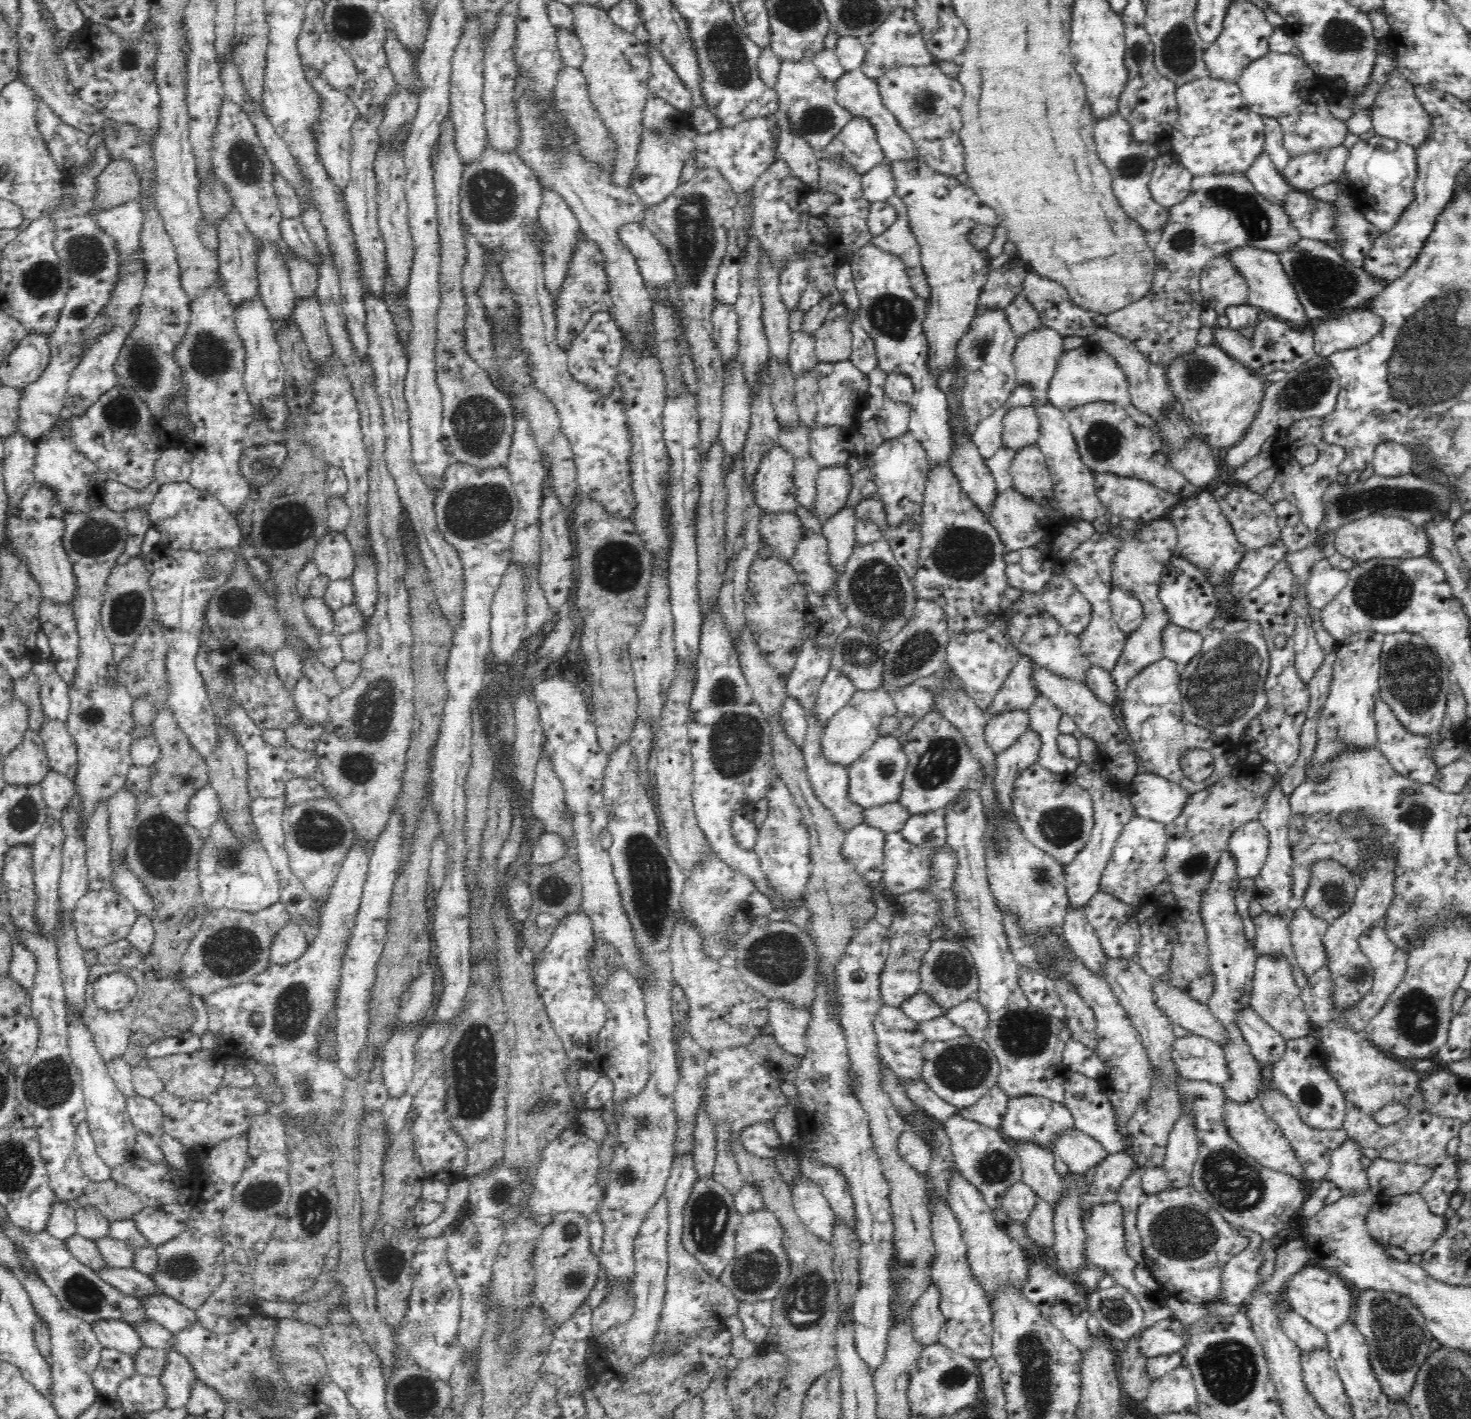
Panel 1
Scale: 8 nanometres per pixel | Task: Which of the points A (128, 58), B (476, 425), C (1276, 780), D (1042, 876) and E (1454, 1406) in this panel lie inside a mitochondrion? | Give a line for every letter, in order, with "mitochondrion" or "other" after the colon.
A: mitochondrion
B: mitochondrion
C: other
D: mitochondrion
E: mitochondrion

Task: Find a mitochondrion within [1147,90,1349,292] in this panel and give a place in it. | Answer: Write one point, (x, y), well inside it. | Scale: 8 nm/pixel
(1255, 223)

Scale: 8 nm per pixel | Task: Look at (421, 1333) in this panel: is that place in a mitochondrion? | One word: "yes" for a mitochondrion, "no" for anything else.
yes

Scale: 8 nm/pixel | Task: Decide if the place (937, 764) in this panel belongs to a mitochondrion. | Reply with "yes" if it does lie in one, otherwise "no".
yes

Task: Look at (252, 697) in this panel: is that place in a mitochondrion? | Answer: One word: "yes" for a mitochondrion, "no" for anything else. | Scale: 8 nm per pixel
no

